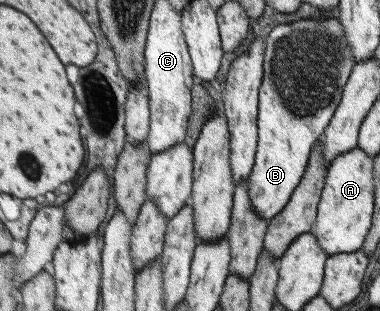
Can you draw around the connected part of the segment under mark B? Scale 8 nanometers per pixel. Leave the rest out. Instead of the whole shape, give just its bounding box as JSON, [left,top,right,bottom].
[251,18,356,221]

